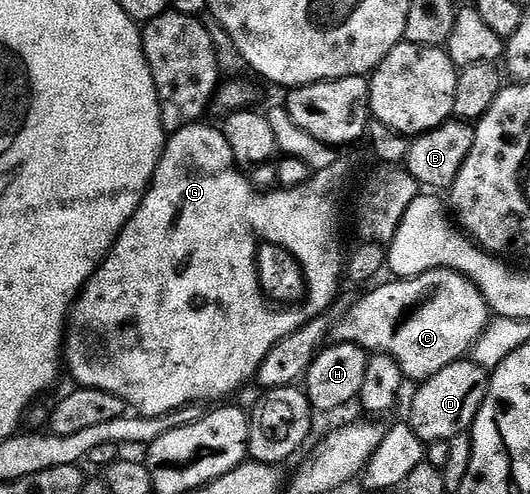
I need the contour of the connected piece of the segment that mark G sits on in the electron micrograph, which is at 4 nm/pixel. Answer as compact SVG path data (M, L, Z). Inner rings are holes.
M197 124L187 126L175 131L165 141L164 154L160 158L158 168L154 172L152 182L148 186L148 191L144 193L142 204L134 212L134 216L122 228L118 240L112 245L112 251L104 257L104 263L94 272L92 279L85 284L80 292L80 297L76 299L76 305L72 308L70 321L66 327L66 366L72 369L72 374L77 378L81 387L89 386L95 390L105 390L111 394L116 394L124 399L129 407L132 406L137 415L145 418L162 416L171 410L181 410L183 406L193 404L216 404L221 400L228 400L235 390L240 390L248 381L255 379L260 373L262 360L286 336L290 336L298 328L305 324L305 317L316 318L325 313L328 305L336 298L336 293L340 290L340 277L343 279L346 274L346 250L344 254L344 238L340 235L340 202L336 199L336 190L332 186L340 186L344 182L344 177L348 174L348 166L344 160L338 160L330 168L317 170L312 175L311 182L304 186L290 186L287 188L275 188L269 194L259 194L252 187L252 182L244 173L237 169L237 162L234 160L234 152L230 152L230 144L226 144L226 136L223 129L212 126ZM258 240L269 242L270 244L282 244L284 247L292 247L295 255L305 262L307 267L306 275L312 281L312 294L309 304L306 307L305 317L298 313L289 315L280 313L269 313L264 309L264 302L259 297L257 291L256 273L254 272L254 258L257 255Z

